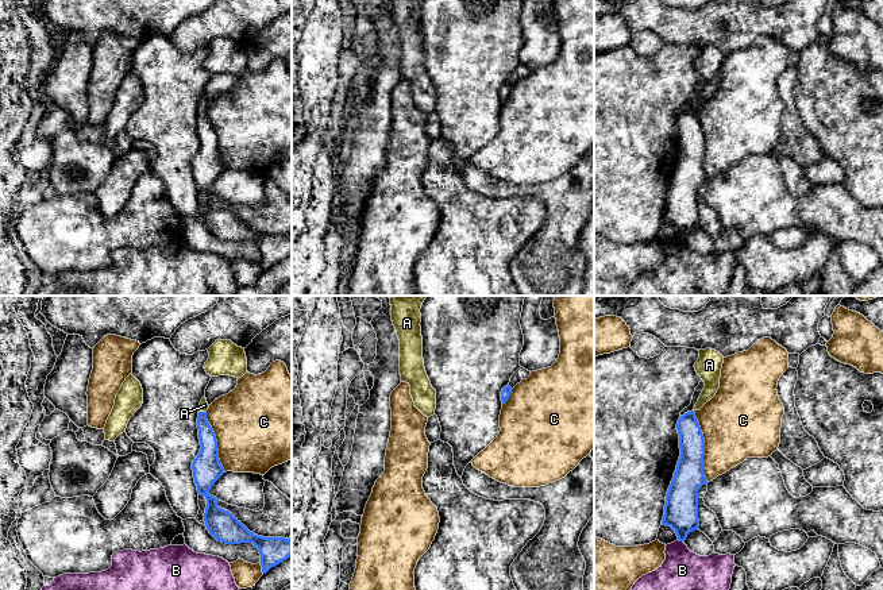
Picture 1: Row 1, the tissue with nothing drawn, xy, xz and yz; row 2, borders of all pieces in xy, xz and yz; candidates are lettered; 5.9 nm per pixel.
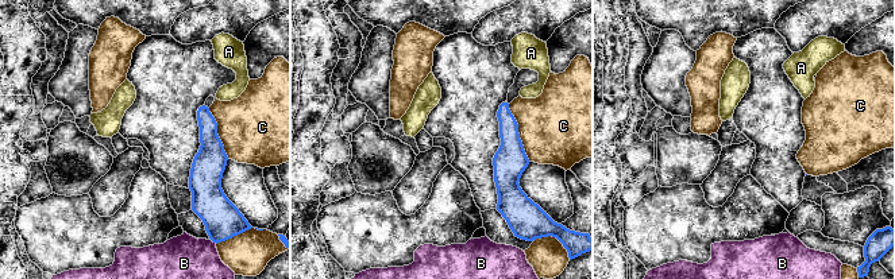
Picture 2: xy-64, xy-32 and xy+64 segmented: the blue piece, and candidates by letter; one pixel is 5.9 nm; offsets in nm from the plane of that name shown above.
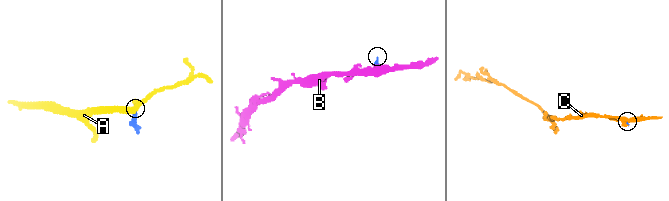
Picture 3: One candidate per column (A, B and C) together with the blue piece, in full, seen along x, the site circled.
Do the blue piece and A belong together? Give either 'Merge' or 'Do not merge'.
Merge

